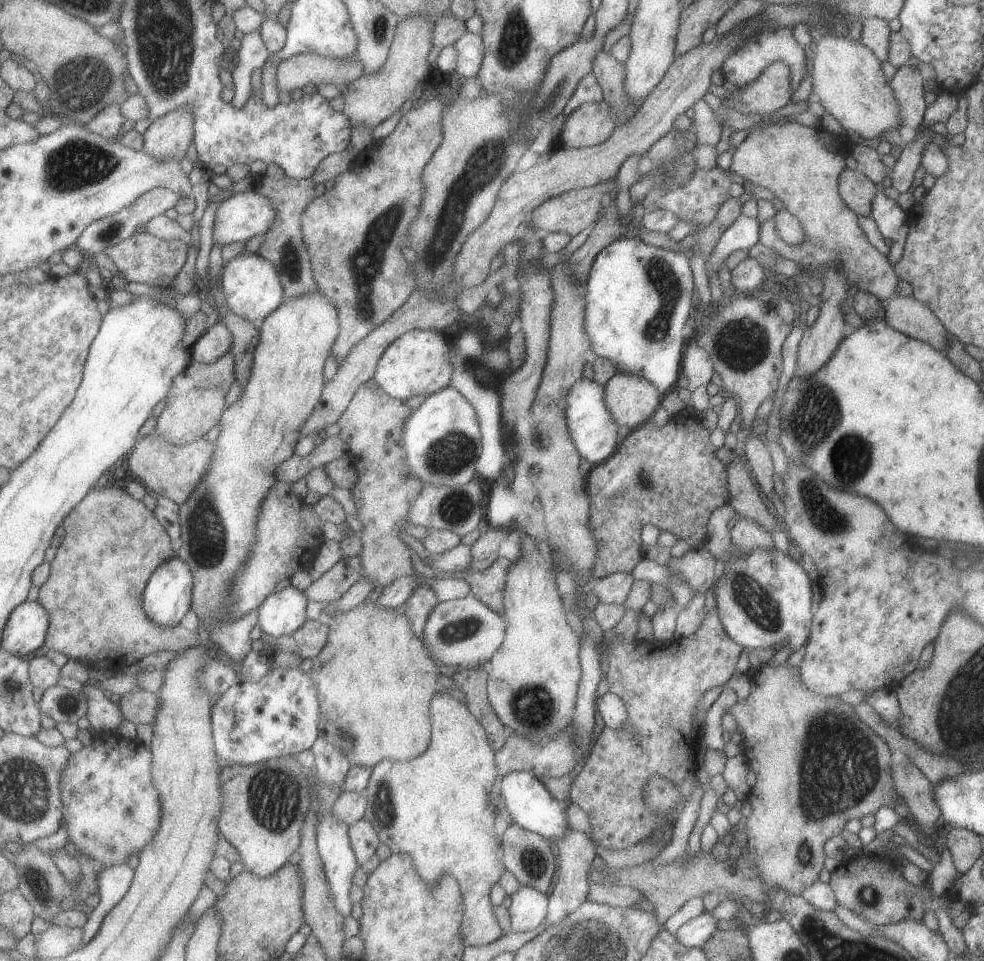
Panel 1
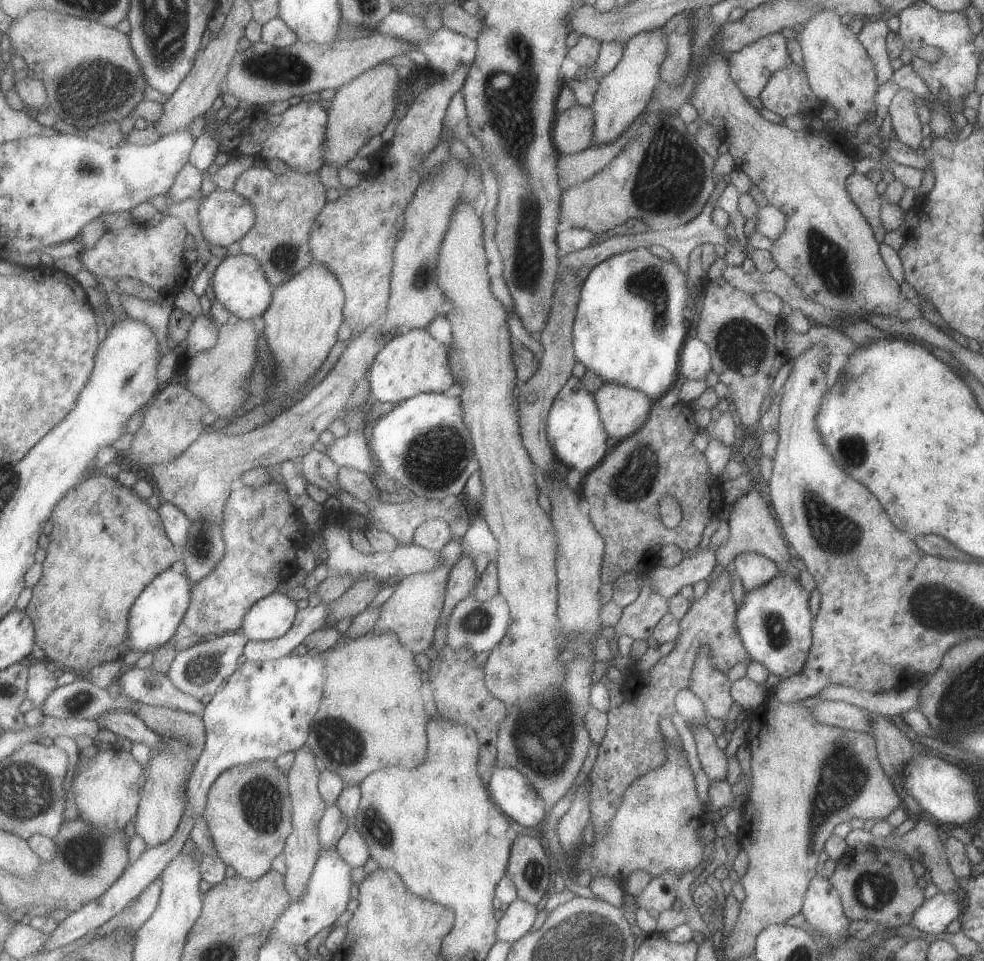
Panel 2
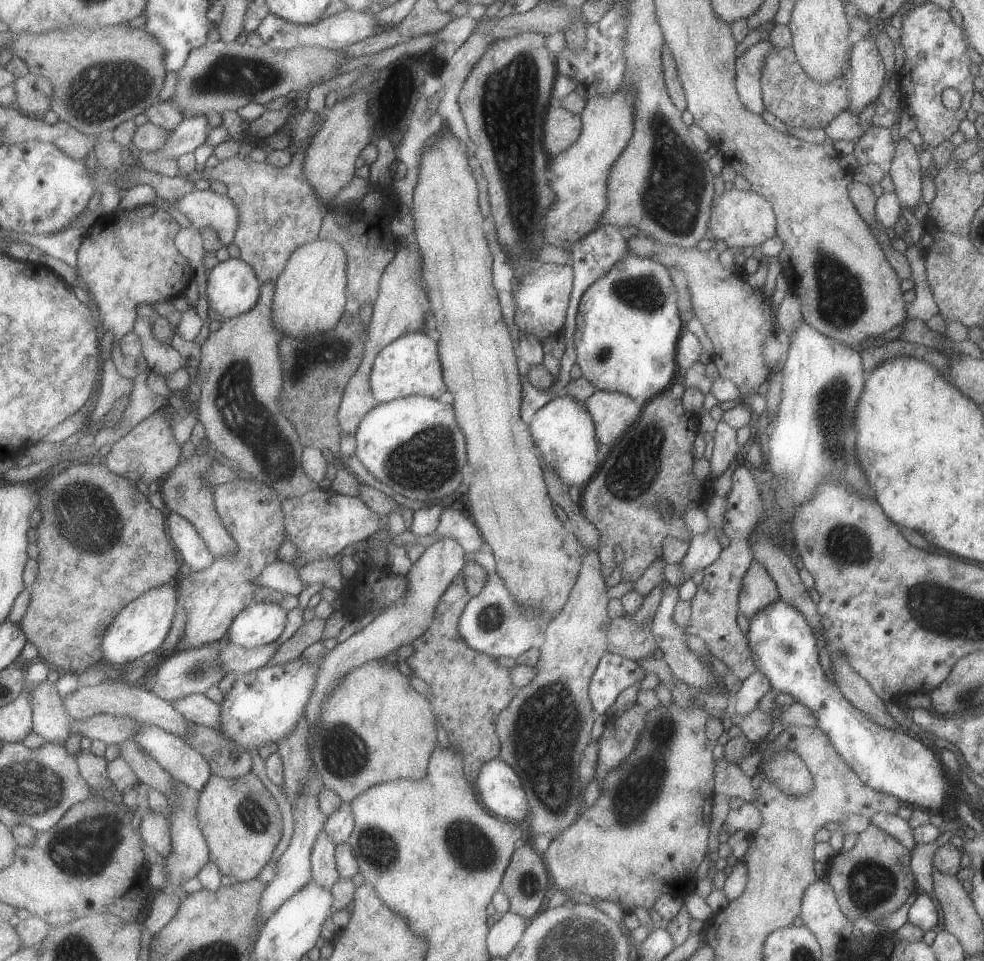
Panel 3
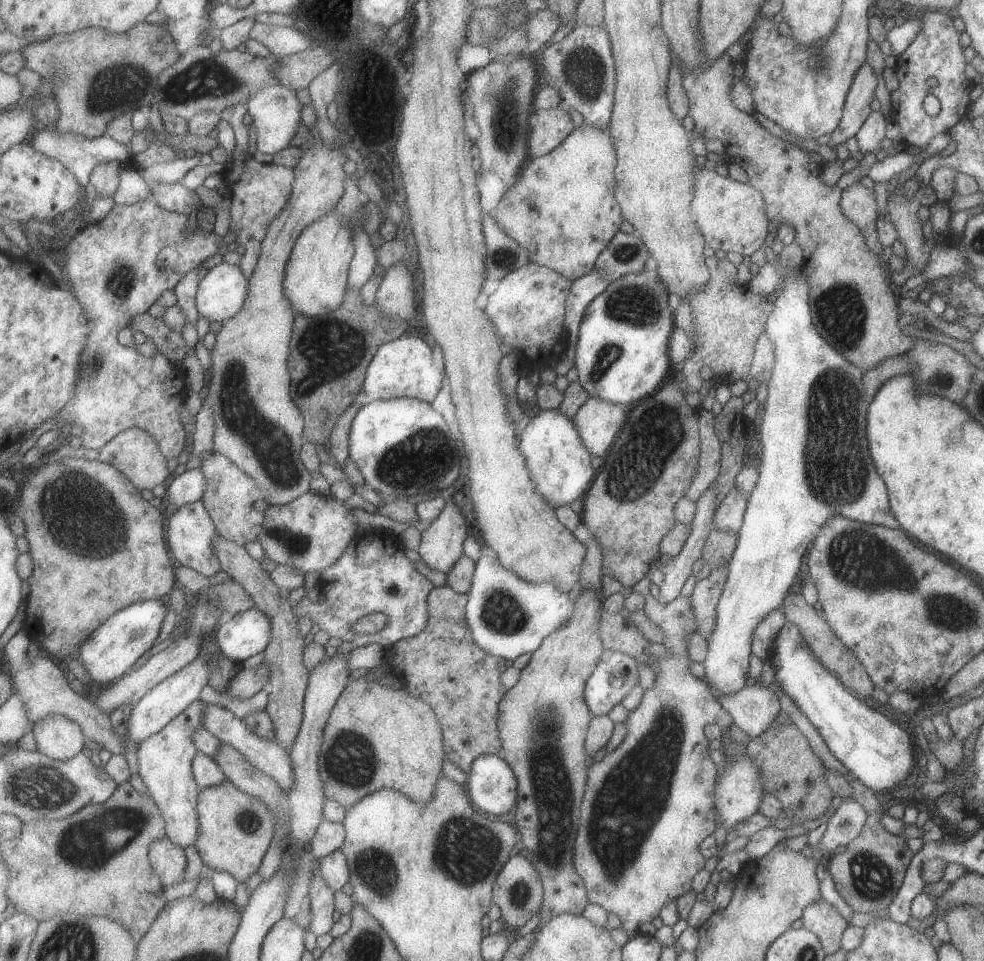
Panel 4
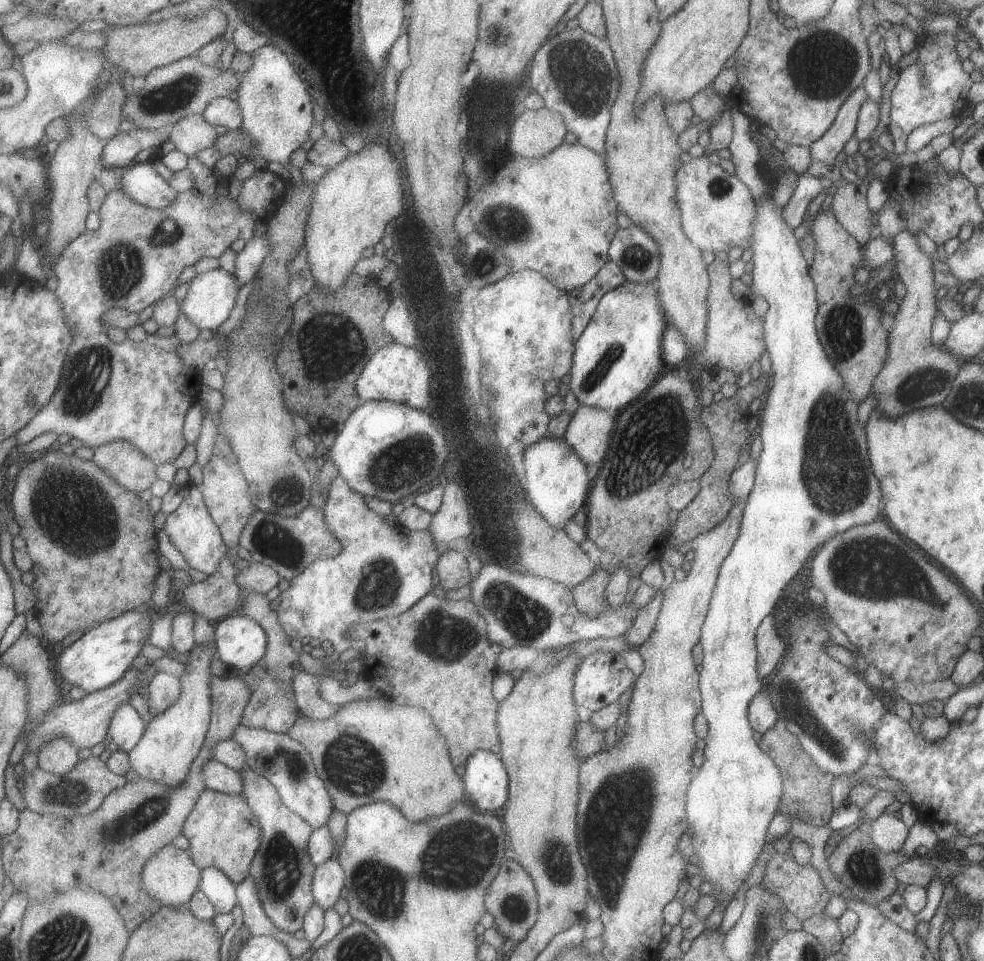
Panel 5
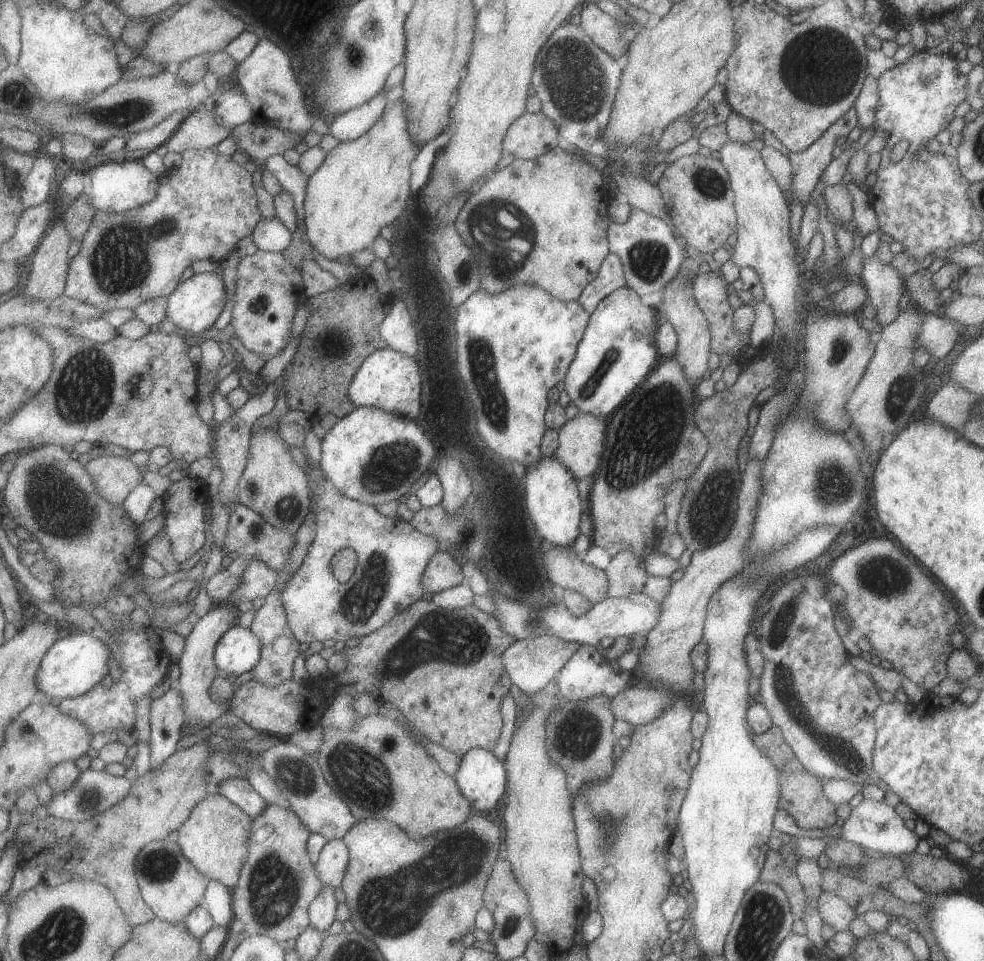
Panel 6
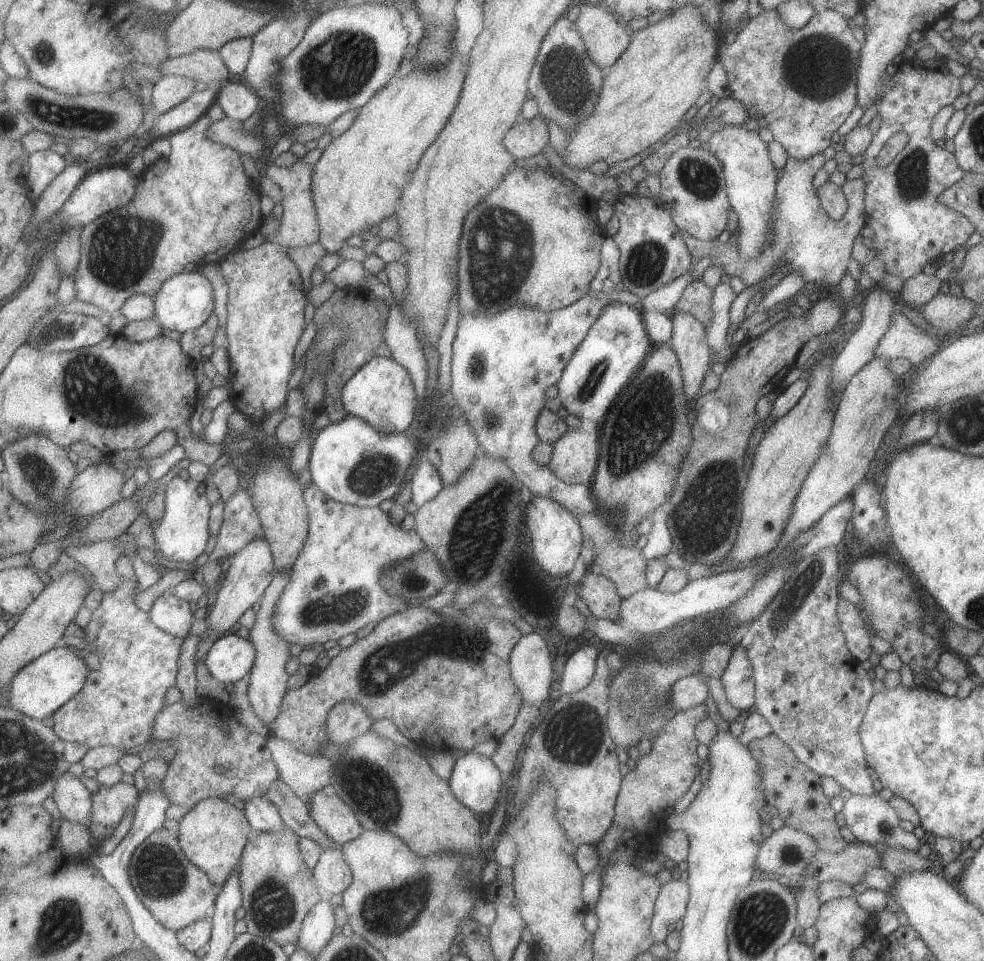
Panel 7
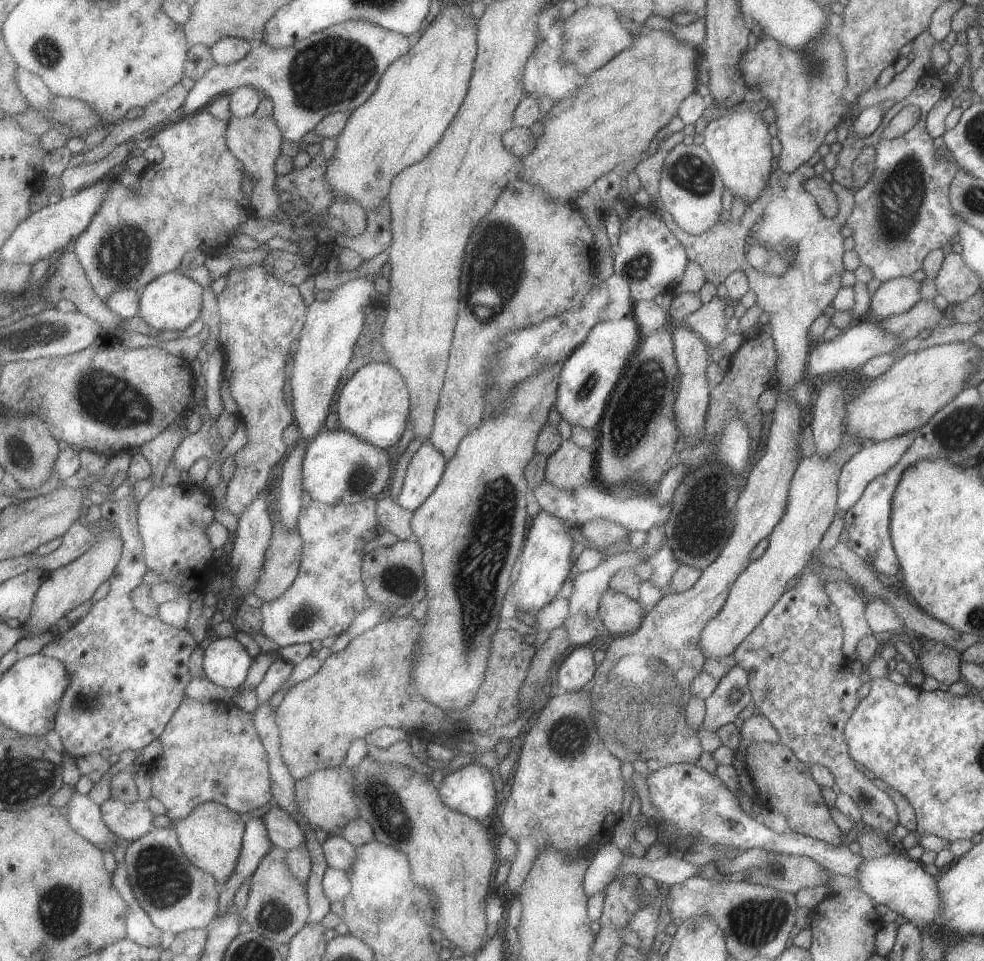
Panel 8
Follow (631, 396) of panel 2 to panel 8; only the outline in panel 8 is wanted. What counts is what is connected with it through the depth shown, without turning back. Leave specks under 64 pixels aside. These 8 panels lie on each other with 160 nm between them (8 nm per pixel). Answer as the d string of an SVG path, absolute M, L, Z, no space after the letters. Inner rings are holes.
M570 438L546 458L545 482L560 489L574 489L586 484L594 476L593 454L579 448Z

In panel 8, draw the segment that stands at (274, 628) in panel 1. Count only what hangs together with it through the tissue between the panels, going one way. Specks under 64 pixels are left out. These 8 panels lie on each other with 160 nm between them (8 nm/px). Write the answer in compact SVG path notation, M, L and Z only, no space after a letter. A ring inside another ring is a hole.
M218 637L206 648L204 669L207 678L225 688L239 688L247 680L254 658L235 638Z

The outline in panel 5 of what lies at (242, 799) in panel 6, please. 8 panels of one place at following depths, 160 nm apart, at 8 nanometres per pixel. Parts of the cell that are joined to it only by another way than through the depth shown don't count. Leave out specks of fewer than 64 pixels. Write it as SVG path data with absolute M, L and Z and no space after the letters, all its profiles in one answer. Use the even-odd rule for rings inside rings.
M215 758L209 759L202 768L207 789L230 795L244 794L244 780L238 770Z

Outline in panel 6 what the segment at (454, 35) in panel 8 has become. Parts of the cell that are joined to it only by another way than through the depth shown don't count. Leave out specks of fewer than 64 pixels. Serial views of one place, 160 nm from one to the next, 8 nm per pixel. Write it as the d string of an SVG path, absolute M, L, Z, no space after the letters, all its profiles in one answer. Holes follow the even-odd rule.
M403 98L389 104L383 116L369 132L353 142L339 142L329 152L321 168L311 176L306 194L305 232L311 244L324 257L336 261L345 260L347 256L373 246L385 226L393 226L401 216L405 216L413 194L411 162L422 149L409 132L407 109Z

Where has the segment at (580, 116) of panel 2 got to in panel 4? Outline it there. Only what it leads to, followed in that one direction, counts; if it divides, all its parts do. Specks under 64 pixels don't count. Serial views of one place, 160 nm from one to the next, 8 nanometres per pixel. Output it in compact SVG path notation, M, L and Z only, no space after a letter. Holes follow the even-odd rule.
M537 109L530 119L530 153L540 157L559 146L573 130L571 117L563 109Z

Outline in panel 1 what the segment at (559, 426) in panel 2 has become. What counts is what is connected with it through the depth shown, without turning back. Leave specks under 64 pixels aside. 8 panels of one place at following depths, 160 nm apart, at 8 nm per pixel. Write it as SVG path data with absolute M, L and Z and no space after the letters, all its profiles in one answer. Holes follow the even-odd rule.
M581 378L573 383L566 399L566 427L580 458L585 458L592 466L601 463L614 452L617 442L617 429L609 409L604 401L604 385L593 379Z

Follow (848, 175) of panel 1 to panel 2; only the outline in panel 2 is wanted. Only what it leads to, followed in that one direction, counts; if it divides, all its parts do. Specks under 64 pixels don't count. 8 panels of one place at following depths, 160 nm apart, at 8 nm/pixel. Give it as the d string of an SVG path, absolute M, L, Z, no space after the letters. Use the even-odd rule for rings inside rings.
M854 172L845 179L847 194L871 227L875 240L880 243L884 239L885 230L879 221L882 197L877 193L875 185L866 175Z

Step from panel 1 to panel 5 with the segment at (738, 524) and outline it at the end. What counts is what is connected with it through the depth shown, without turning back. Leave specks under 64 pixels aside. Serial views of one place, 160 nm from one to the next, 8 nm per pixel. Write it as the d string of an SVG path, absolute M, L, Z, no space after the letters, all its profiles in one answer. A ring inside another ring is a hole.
M769 613L761 620L755 633L756 669L760 679L775 670L786 650L786 642L775 628L775 622L775 618Z

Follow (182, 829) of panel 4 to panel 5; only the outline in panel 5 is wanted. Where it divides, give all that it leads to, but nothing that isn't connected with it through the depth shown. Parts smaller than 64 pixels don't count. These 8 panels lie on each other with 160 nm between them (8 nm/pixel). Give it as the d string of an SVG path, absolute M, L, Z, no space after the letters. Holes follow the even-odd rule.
M216 642L207 643L203 646L196 646L189 654L189 663L185 666L186 673L181 676L182 693L176 703L173 703L164 713L159 713L155 718L151 718L141 742L130 752L132 769L147 780L154 780L163 783L168 787L179 787L186 781L192 771L193 763L201 754L205 739L208 738L210 724L212 723L212 688L210 678L212 674L212 660L218 652Z

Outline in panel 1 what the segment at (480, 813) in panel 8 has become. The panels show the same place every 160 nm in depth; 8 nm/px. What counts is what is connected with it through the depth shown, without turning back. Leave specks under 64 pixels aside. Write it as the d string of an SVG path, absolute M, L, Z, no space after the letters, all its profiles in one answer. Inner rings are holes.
M513 771L499 781L508 814L515 823L553 842L564 838L569 828L565 815L566 804L550 795L537 776L532 772Z

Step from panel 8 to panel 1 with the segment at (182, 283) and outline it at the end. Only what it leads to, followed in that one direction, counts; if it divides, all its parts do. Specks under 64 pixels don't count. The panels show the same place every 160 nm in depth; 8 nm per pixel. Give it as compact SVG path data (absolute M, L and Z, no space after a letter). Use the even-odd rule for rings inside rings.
M245 252L228 263L222 272L222 286L231 310L251 322L271 316L287 300L280 270L258 252Z

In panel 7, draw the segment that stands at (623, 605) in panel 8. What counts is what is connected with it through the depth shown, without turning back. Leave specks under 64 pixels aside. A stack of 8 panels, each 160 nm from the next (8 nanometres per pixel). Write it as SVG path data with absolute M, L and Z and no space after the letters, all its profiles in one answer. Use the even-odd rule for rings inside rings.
M584 571L577 596L586 604L595 619L609 619L619 622L622 598L617 596L615 585L605 576Z

